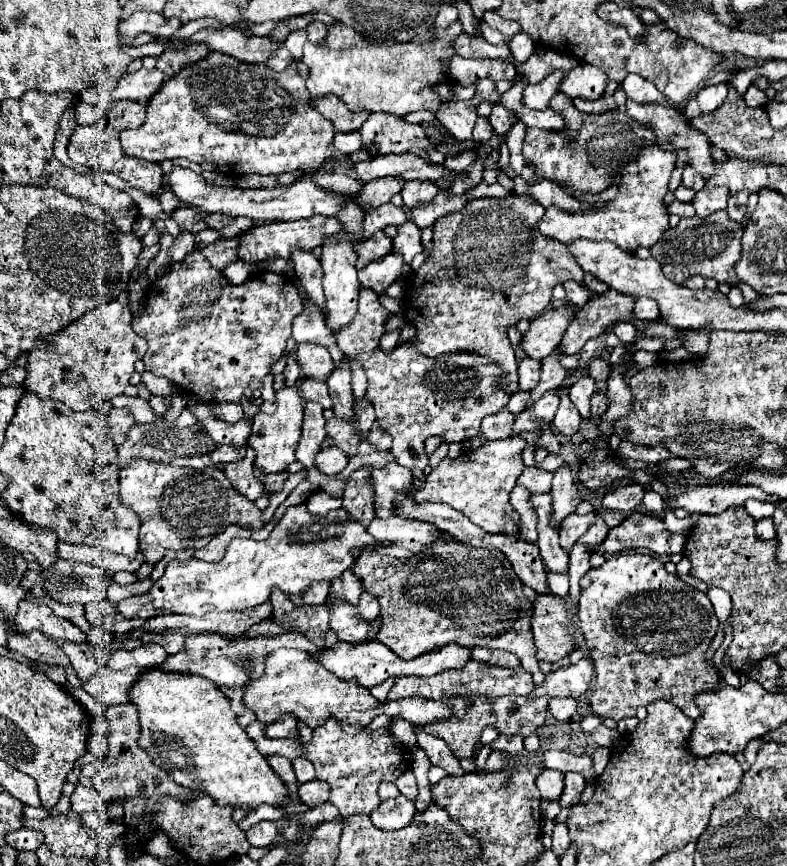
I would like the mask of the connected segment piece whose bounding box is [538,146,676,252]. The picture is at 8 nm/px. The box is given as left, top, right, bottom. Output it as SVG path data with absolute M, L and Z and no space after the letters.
M644 146L634 162L626 164L618 172L618 196L606 202L604 208L588 210L588 212L566 212L556 206L546 208L539 230L542 234L556 238L564 244L572 244L574 240L608 240L620 246L626 252L634 252L638 246L650 248L660 240L660 236L668 230L668 214L664 210L664 194L668 192L668 182L674 170L676 154L664 152L656 146Z

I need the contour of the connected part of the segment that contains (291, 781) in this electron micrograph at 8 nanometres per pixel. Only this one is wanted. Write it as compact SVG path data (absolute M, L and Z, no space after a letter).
M270 756L268 758L268 764L272 766L272 770L286 782L288 790L290 790L290 798L298 798L298 780L294 776L294 770L292 770L292 762L284 756Z

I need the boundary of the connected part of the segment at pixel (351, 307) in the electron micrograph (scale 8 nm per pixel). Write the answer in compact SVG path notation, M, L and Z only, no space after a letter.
M334 234L330 238L326 238L324 246L322 246L322 268L324 268L324 296L326 296L326 304L324 304L324 320L326 326L336 334L340 332L340 328L348 326L356 314L356 306L358 306L358 270L356 270L356 252L354 246L342 238L340 234Z

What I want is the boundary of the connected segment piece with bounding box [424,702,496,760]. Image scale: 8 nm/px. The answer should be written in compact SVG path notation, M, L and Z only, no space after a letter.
M470 702L462 718L434 720L432 724L424 724L424 730L432 736L442 738L452 750L452 754L462 760L474 756L474 744L480 742L482 730L490 724L496 724L496 716L492 716L490 702Z

